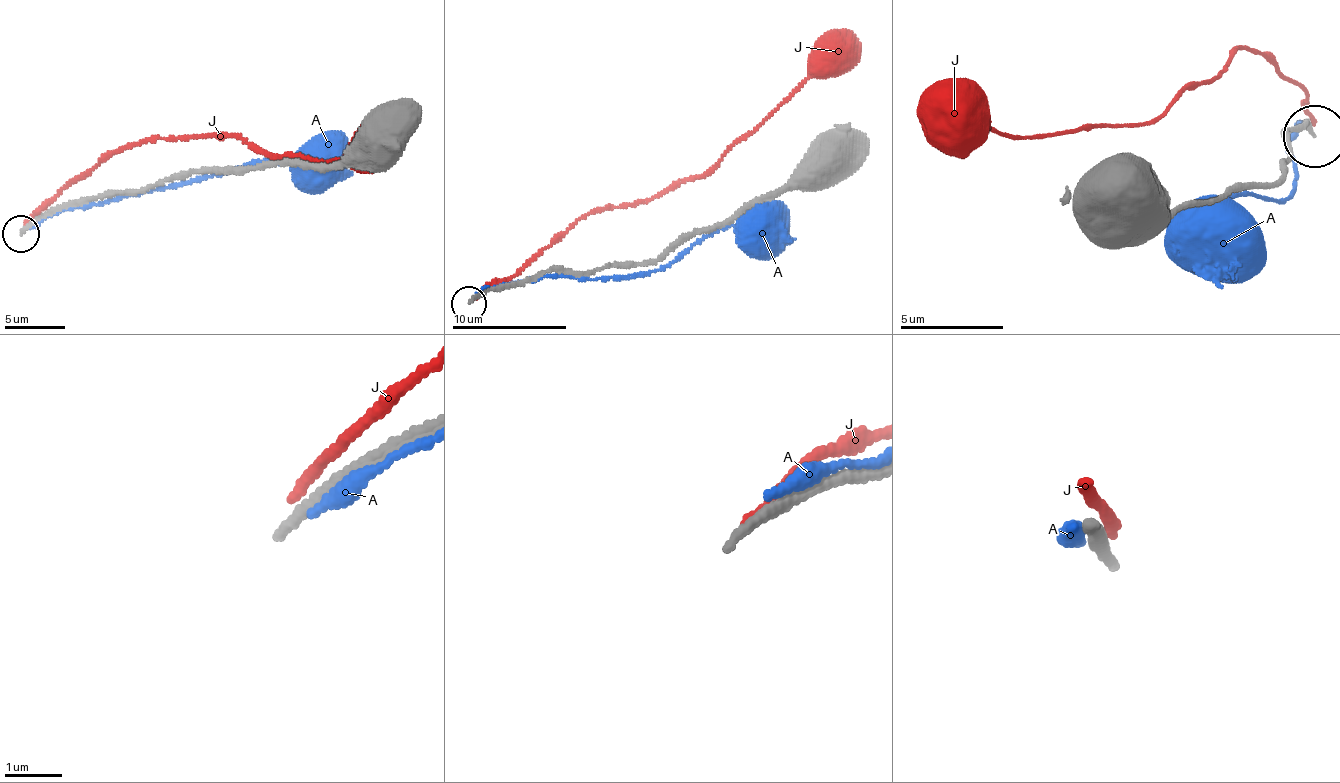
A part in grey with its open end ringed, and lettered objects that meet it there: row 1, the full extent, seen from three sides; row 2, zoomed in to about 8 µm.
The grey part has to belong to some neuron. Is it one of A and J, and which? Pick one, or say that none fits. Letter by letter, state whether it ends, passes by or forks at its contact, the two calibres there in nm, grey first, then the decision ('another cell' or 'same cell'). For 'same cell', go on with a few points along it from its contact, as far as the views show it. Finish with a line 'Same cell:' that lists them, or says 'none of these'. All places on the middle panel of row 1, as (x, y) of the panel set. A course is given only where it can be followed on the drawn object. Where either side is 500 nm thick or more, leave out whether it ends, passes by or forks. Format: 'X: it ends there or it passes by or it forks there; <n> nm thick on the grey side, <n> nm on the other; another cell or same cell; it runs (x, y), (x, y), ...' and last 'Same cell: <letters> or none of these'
A: it passes by; 220 nm thick on the grey side, 120 nm on the other; another cell
J: it ends there; 280 nm thick on the grey side, 190 nm on the other; another cell
Same cell: none of these

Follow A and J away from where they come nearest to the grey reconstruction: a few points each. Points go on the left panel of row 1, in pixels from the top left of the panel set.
A: (48, 214), (276, 160), (306, 159)
J: (27, 225), (30, 215), (69, 180), (142, 140), (240, 136), (265, 155), (296, 154), (321, 162), (364, 148)

